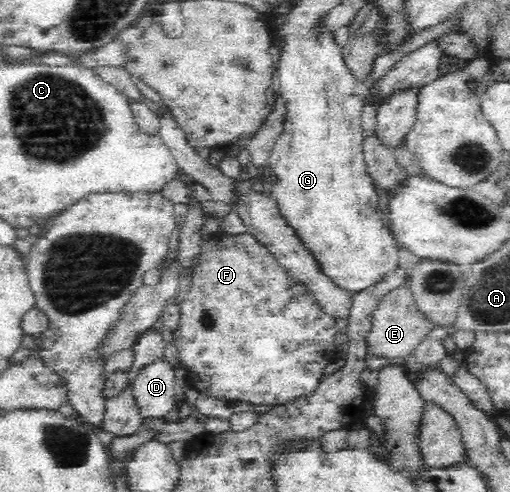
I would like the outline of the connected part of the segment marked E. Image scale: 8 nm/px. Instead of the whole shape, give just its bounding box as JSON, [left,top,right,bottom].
[367,275,435,359]

